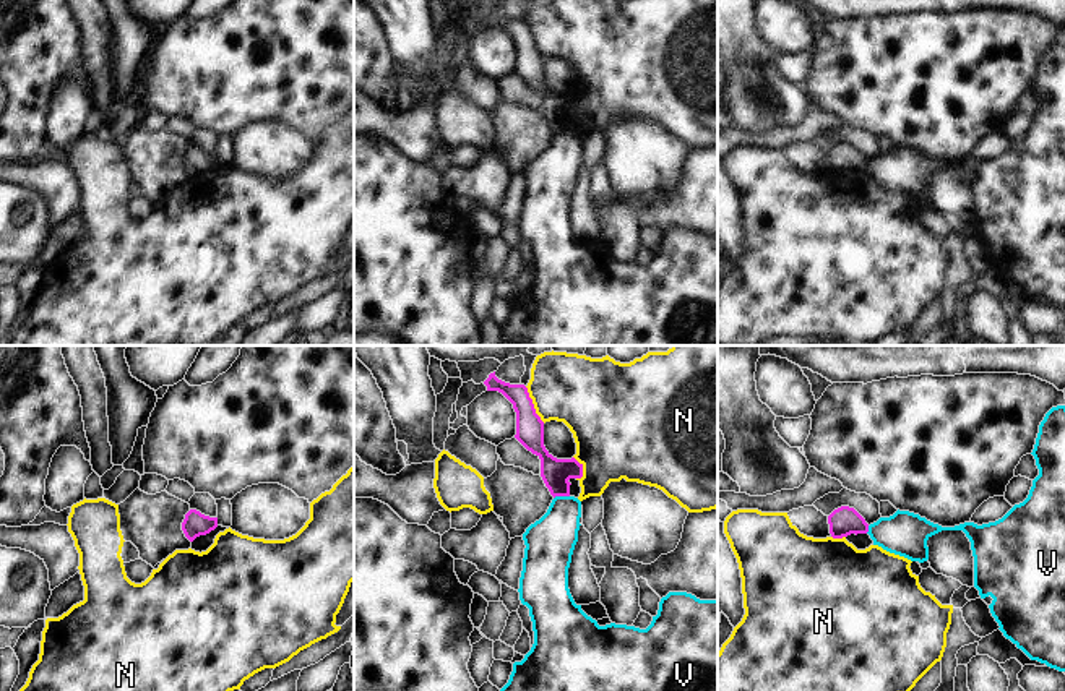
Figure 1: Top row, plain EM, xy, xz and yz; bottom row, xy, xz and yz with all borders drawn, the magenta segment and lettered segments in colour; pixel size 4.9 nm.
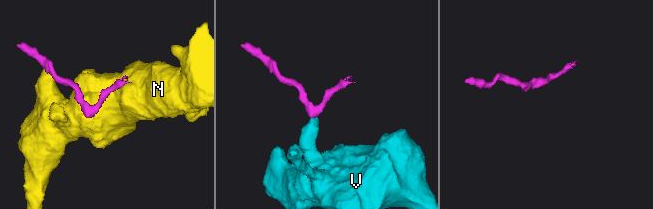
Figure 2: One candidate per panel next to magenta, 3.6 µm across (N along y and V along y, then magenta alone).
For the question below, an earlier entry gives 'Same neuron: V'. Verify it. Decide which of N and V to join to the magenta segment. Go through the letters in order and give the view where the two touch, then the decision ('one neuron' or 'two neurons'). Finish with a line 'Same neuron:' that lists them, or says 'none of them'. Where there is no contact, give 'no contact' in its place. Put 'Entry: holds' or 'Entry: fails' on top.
Entry: fails
N: xz | two neurons
V: xz | two neurons
Same neuron: none of them

